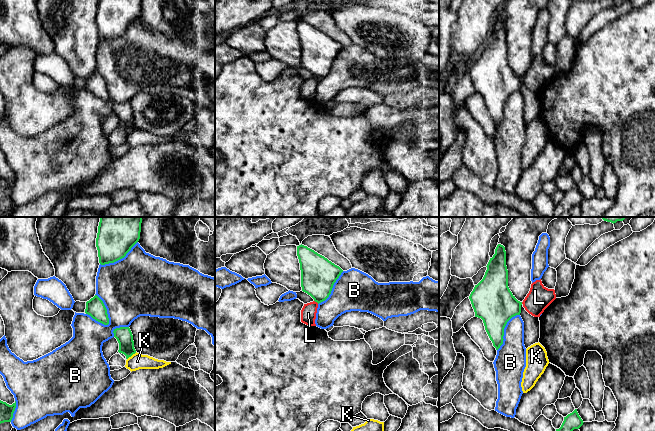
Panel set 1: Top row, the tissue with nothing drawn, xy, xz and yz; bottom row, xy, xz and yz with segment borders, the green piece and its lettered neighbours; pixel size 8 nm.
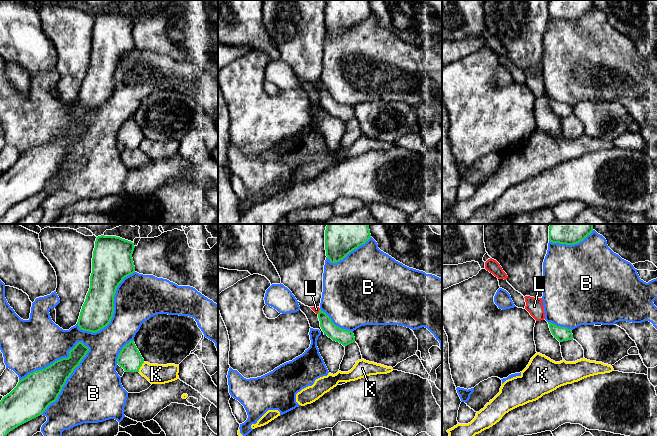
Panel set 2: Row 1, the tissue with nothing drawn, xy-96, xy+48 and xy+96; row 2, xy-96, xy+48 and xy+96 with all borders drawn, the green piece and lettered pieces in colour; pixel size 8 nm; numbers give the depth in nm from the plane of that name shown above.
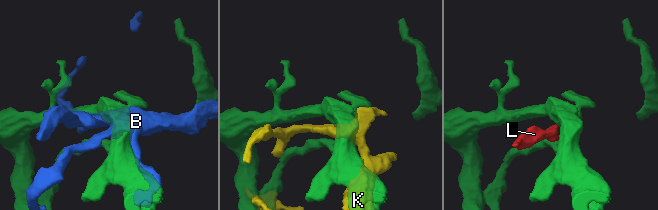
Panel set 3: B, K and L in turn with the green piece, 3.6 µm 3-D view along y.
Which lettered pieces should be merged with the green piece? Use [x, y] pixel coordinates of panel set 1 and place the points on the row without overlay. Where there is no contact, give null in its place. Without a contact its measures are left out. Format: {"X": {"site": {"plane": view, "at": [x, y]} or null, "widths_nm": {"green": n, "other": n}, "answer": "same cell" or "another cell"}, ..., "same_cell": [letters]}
{"B": {"site": {"plane": "xy", "at": [106, 86]}, "widths_nm": {"green": 150, "other": 460}, "answer": "another cell"}, "K": {"site": {"plane": "xy", "at": [131, 131]}, "widths_nm": {"green": 130, "other": 130}, "answer": "another cell"}, "L": {"site": {"plane": "xz", "at": [316, 77]}, "widths_nm": {"green": 280, "other": 130}, "answer": "another cell"}, "same_cell": []}

